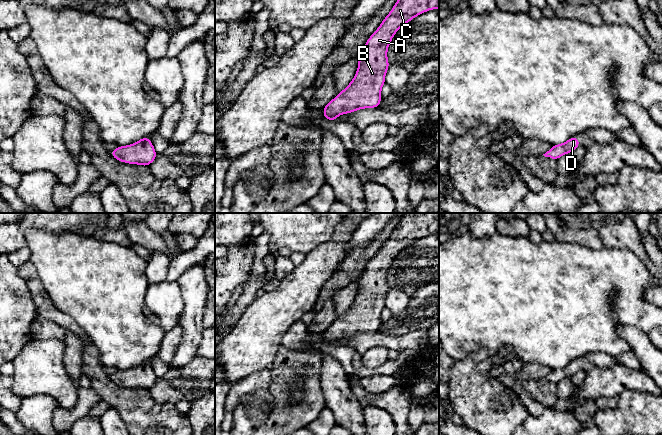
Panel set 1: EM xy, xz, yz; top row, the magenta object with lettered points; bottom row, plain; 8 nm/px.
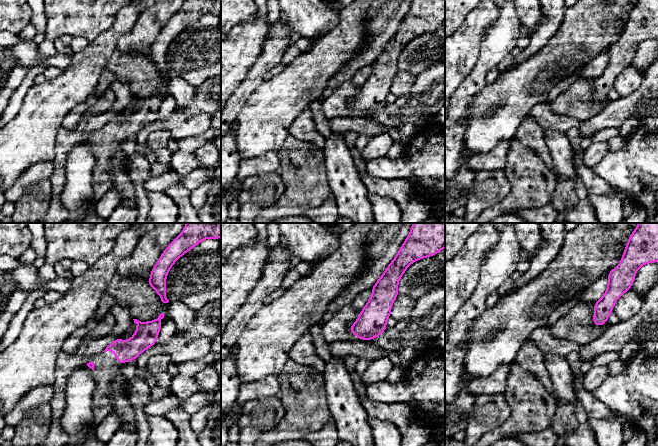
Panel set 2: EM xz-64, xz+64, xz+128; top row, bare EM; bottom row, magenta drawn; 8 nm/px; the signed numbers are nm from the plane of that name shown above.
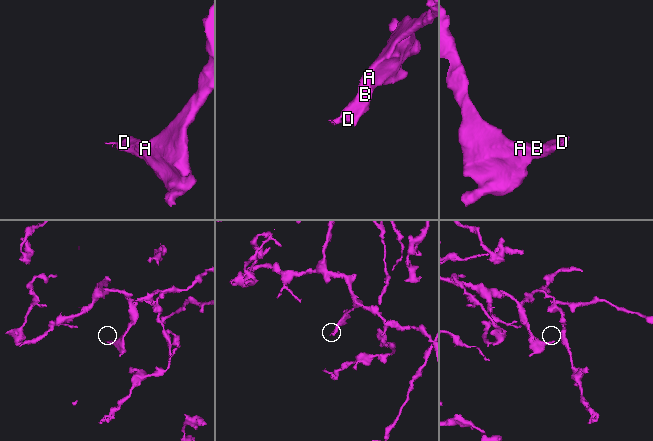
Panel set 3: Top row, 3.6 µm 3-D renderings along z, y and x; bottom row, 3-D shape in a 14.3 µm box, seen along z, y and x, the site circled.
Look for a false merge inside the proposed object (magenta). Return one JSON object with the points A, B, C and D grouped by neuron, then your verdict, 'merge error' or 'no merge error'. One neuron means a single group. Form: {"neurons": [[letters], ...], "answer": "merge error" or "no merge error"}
{"neurons": [["A", "B", "C", "D"]], "answer": "no merge error"}

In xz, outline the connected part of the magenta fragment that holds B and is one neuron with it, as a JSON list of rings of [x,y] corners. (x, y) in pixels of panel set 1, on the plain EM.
[[[405,213],[400,218],[391,236],[385,241],[376,256],[367,264],[358,280],[358,294],[351,307],[323,332],[324,342],[338,345],[336,341],[340,338],[355,336],[358,333],[379,331],[381,327],[381,311],[385,308],[385,298],[390,289],[387,283],[387,274],[393,259],[401,250],[411,245],[414,241],[428,234],[438,232],[439,213]]]

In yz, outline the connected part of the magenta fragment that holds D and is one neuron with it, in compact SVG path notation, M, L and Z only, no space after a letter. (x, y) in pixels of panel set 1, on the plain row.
M572 360L568 365L563 368L557 368L552 370L549 375L543 378L545 381L558 384L562 379L566 377L572 377L576 372L580 370L580 366L577 360Z

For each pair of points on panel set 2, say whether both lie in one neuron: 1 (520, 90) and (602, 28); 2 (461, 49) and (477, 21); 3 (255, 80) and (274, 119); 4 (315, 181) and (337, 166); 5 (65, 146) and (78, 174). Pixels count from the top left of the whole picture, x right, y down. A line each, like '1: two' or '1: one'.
1: one
2: one
3: two
4: two
5: two

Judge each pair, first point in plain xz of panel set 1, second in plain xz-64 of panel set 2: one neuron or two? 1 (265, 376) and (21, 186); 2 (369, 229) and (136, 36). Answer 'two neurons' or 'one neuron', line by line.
1: one neuron
2: one neuron

